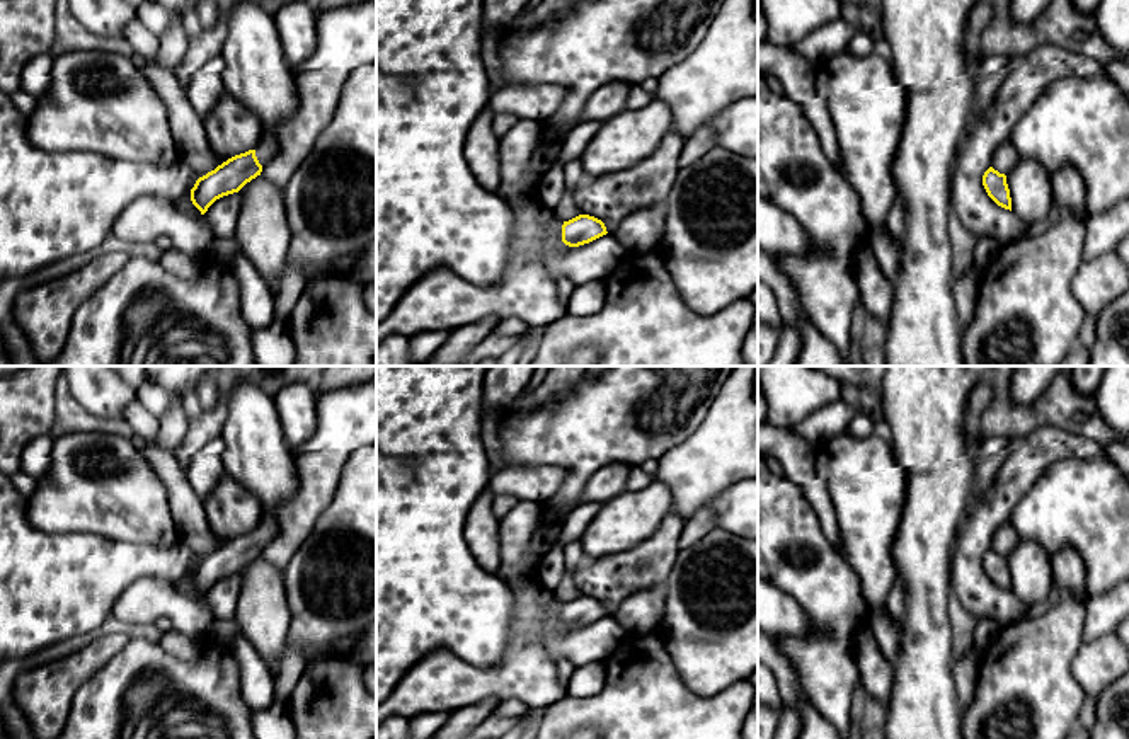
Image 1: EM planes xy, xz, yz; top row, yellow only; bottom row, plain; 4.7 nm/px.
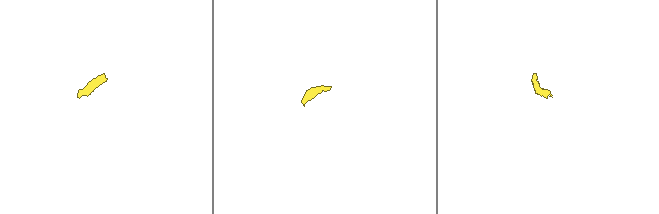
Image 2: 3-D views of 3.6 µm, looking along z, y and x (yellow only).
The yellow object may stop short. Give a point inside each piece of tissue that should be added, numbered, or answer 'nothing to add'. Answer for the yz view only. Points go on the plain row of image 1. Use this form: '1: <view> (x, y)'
nothing to add

